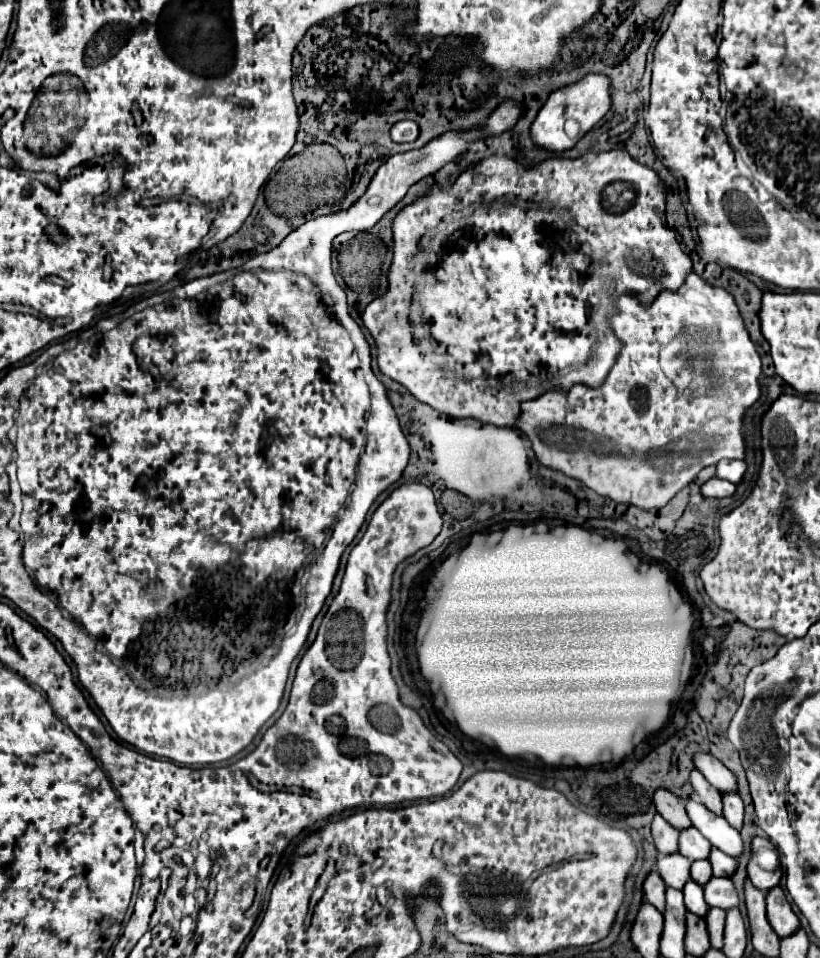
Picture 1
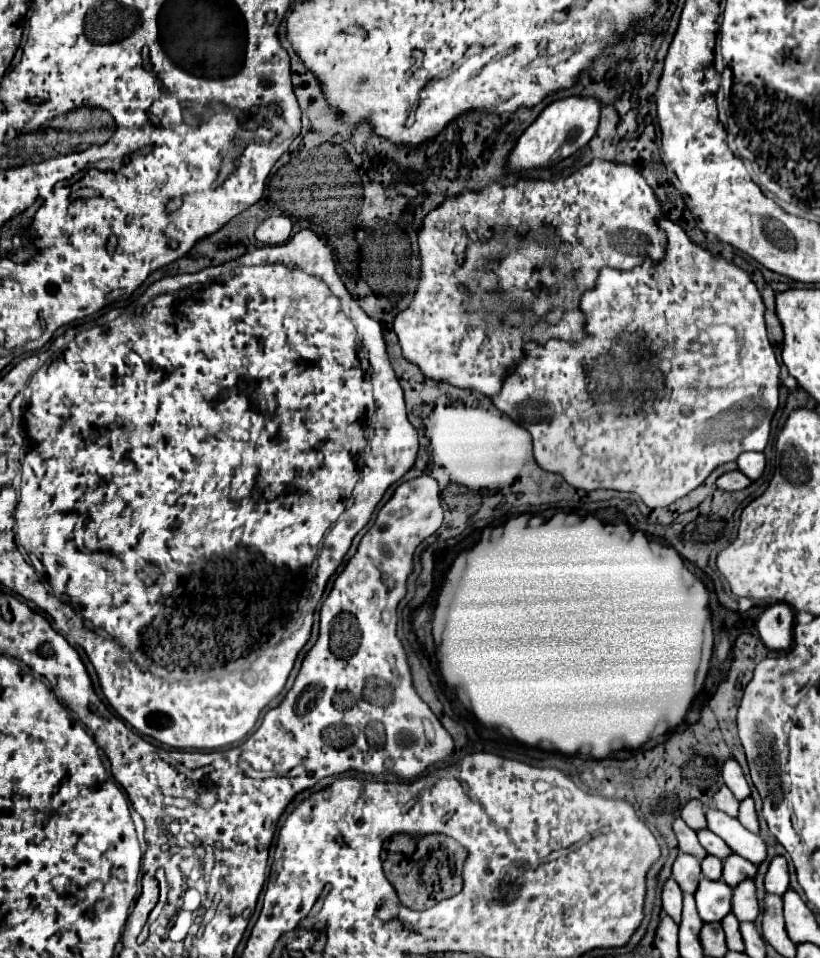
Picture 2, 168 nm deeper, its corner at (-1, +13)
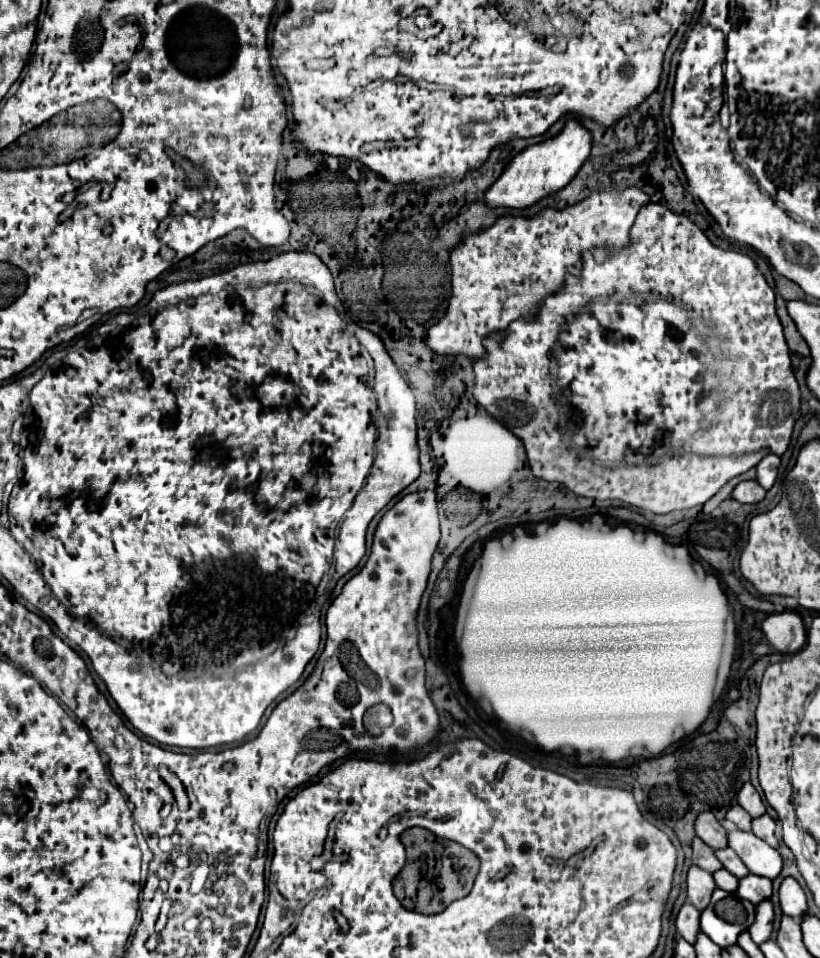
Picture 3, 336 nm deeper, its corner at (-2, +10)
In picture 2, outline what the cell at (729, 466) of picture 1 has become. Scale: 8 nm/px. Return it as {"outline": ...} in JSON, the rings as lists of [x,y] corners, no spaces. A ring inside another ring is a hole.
{"outline":[[[748,451],[748,453],[740,453],[740,457],[736,459],[736,463],[738,463],[738,469],[746,475],[746,477],[750,477],[750,479],[758,479],[760,475],[762,475],[762,471],[764,471],[764,455],[762,453],[752,453],[752,451]]]}

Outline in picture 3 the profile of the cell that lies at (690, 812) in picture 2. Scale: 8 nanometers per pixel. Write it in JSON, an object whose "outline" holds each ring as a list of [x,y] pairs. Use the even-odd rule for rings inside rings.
{"outline":[[[701,812],[697,818],[697,836],[711,846],[713,850],[727,848],[727,830],[717,822],[717,818],[711,812]]]}

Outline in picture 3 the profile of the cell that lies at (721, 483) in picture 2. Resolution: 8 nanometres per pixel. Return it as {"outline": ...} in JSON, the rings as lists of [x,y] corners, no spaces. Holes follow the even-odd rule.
{"outline":[[[747,480],[737,484],[737,488],[733,490],[733,498],[741,504],[757,504],[765,498],[765,488],[761,488],[757,480]]]}

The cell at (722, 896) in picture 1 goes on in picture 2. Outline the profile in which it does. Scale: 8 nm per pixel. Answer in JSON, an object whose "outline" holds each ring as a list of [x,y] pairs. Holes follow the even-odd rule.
{"outline":[[[744,879],[730,889],[732,889],[732,913],[738,917],[738,921],[754,921],[760,913],[760,907],[756,901],[752,879]]]}

